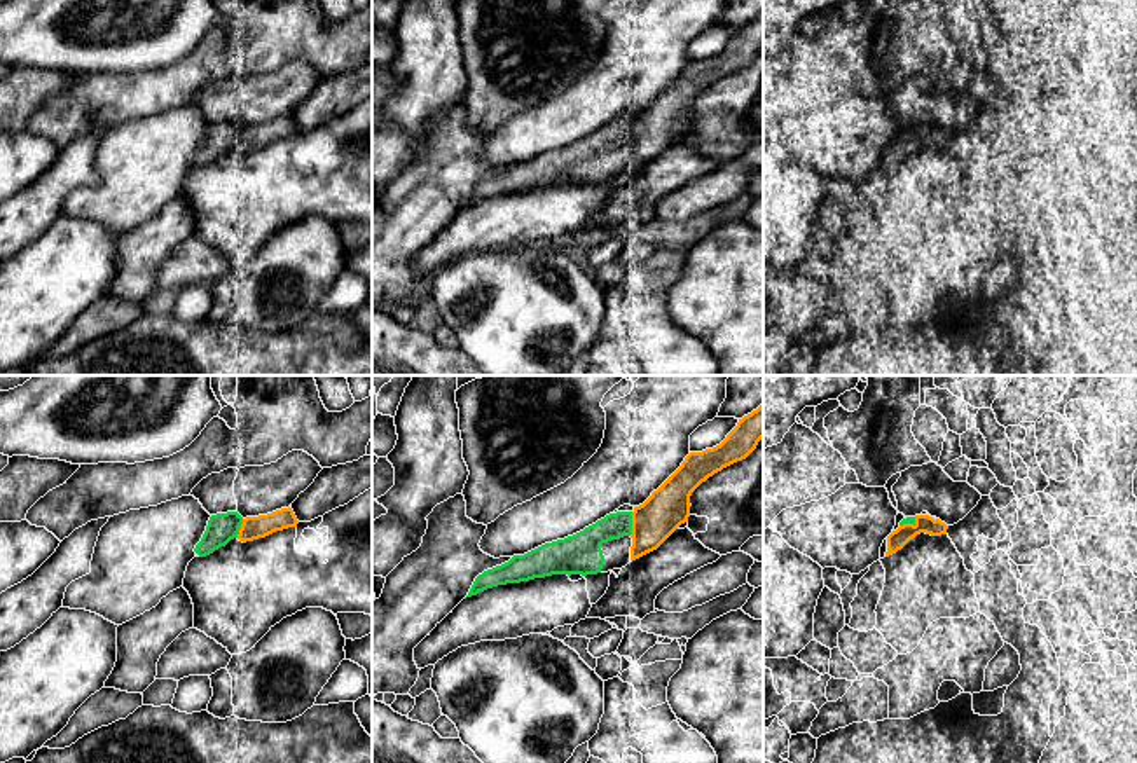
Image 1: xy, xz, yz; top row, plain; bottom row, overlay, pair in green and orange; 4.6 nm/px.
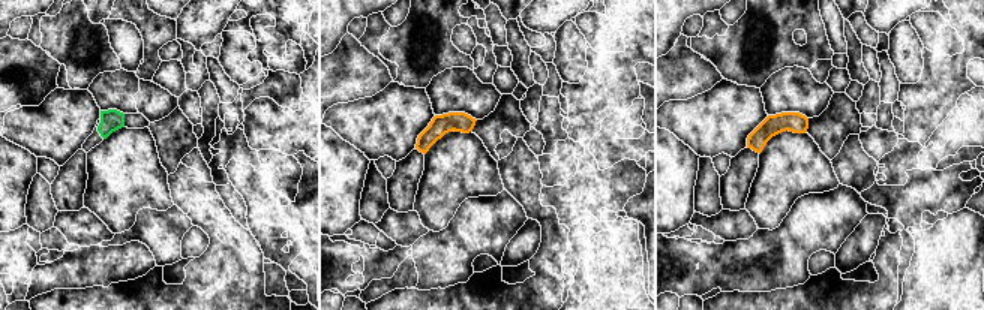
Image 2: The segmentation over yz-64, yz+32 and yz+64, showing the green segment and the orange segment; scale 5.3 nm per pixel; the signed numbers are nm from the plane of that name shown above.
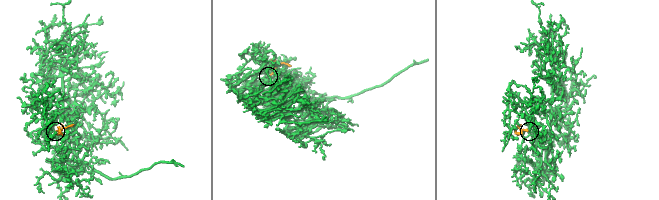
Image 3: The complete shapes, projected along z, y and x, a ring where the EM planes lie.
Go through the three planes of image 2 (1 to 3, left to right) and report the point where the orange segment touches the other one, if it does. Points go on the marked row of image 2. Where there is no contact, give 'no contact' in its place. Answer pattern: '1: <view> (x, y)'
1: no contact
2: no contact
3: no contact

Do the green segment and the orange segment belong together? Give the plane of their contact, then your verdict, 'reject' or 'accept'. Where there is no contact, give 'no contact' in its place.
contact in xz; accept

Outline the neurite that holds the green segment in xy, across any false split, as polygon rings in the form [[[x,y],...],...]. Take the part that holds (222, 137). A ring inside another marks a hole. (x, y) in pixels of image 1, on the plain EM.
[[[290,115],[267,124],[246,127],[238,120],[217,122],[210,126],[206,140],[194,161],[199,166],[206,166],[220,155],[225,155],[234,147],[246,152],[265,147],[276,140],[297,136],[297,133],[299,129]]]

